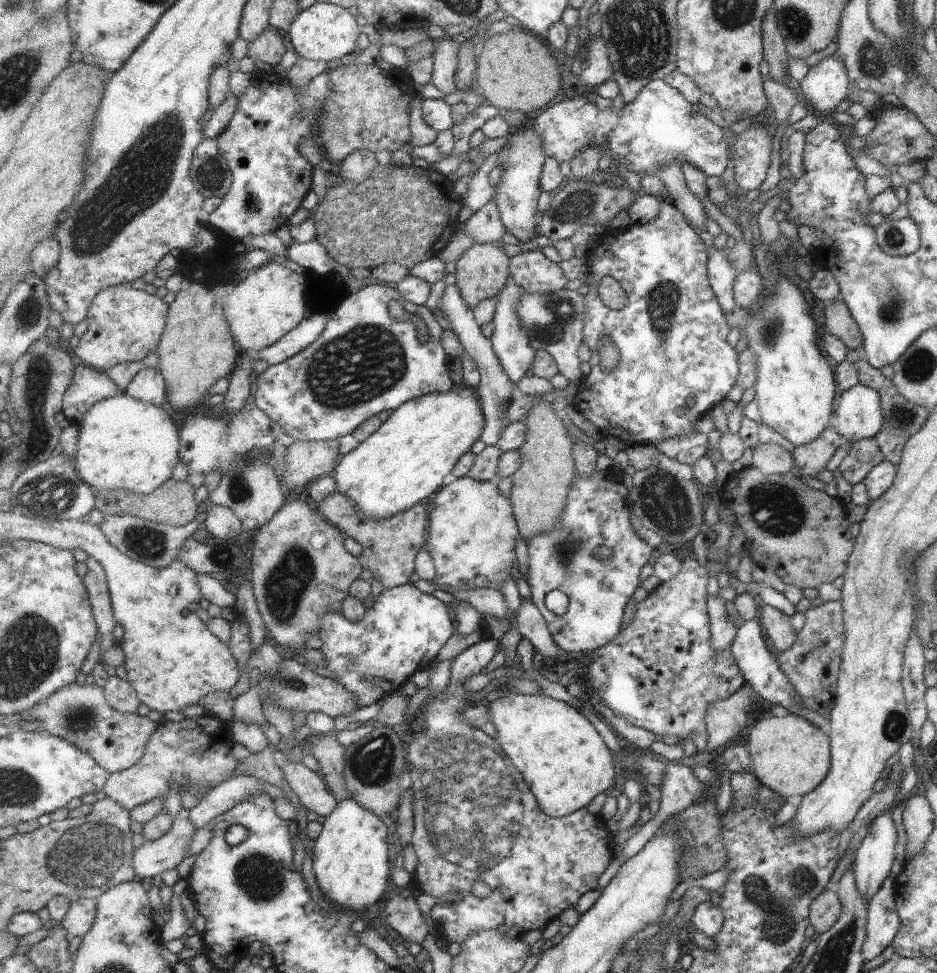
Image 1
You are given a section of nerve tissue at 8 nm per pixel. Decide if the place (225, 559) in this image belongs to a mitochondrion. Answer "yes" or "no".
yes

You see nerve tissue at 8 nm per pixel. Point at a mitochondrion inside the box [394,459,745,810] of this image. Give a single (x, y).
(661, 497)

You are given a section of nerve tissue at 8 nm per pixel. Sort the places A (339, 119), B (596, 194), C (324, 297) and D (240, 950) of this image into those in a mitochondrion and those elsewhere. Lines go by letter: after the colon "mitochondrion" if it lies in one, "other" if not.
A: mitochondrion
B: mitochondrion
C: other
D: other

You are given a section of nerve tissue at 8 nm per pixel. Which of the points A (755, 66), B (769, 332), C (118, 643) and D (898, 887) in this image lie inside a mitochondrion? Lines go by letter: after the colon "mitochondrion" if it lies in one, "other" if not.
A: other
B: mitochondrion
C: other
D: other

